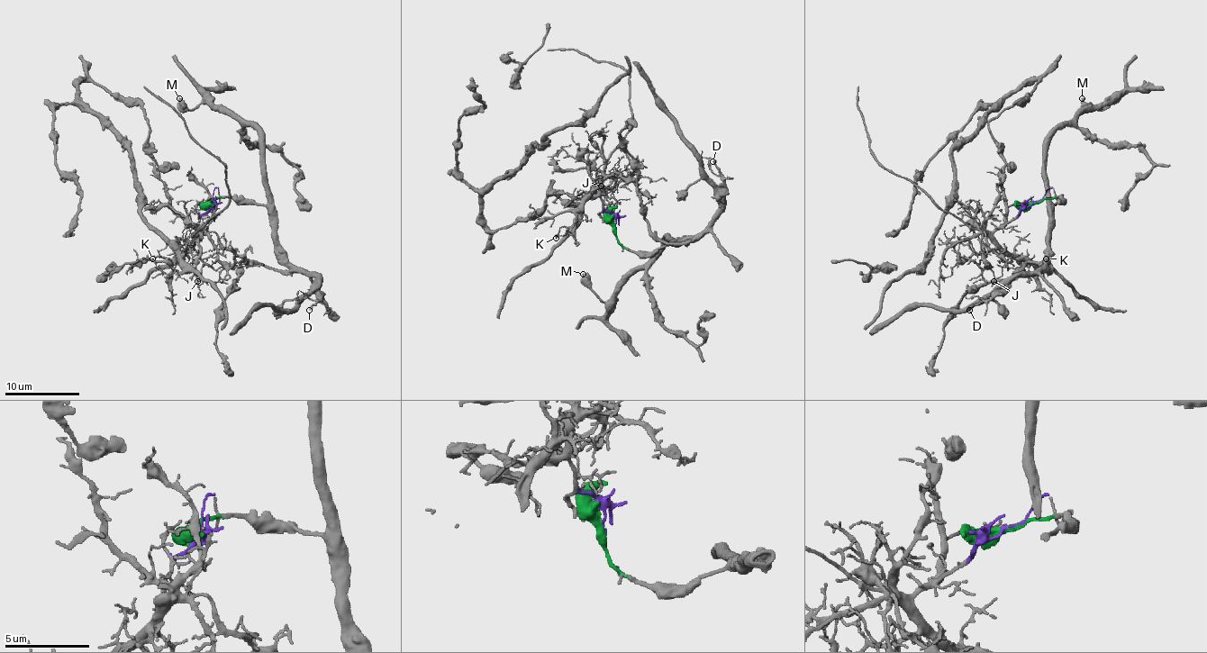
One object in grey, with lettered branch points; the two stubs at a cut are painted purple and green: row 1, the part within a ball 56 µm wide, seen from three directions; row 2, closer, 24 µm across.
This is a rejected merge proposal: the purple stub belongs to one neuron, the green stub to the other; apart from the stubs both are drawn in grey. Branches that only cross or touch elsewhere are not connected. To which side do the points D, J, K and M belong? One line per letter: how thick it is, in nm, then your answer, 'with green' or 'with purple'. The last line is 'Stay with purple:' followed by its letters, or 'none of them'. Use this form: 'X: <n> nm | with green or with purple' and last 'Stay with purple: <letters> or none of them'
D: 170 nm | with green
J: 110 nm | with purple
K: 150 nm | with purple
M: 400 nm | with green
Stay with purple: J, K

